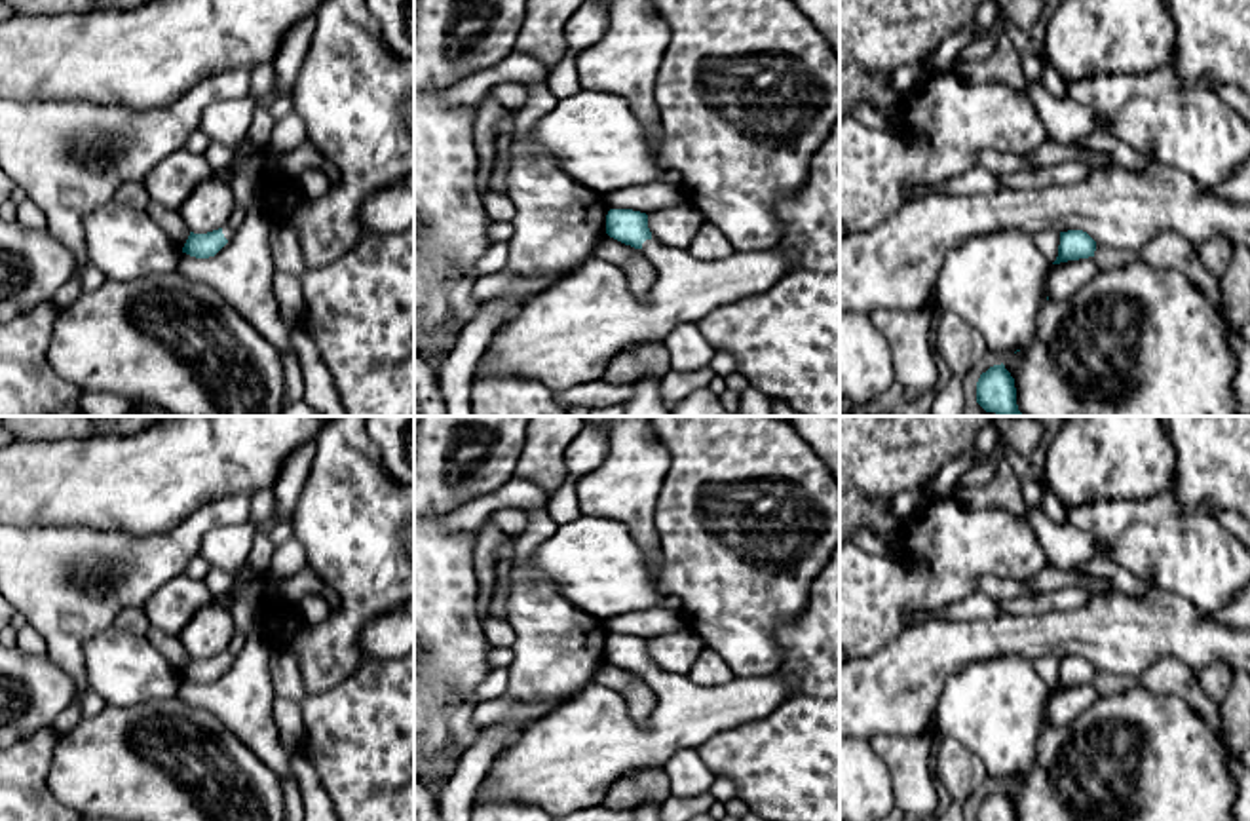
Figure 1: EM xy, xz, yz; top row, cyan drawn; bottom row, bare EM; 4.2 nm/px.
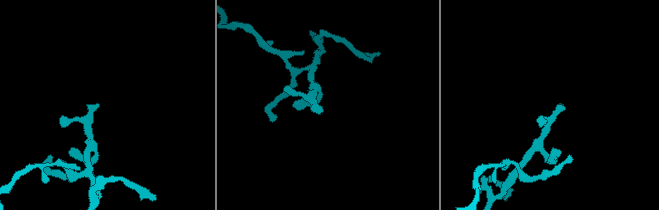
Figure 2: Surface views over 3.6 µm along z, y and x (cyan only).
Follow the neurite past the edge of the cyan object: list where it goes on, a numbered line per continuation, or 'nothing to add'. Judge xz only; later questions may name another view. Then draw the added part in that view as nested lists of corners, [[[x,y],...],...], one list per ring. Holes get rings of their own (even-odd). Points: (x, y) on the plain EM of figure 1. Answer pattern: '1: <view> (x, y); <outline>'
1: xz (567, 761); [[[655,663],[646,665],[642,677],[657,696],[657,707],[646,726],[631,718],[623,694],[589,682],[551,713],[521,728],[517,743],[492,762],[475,800],[534,804],[555,817],[602,806],[610,787],[627,773],[634,770],[657,773],[676,751],[697,749],[722,730],[764,718],[790,692],[777,673],[733,677],[728,684],[712,688],[693,684],[688,675],[669,675]]]

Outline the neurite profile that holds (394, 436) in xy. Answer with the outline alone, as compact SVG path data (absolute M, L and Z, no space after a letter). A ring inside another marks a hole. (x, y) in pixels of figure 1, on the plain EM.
M365 416L365 426L388 475L414 487L414 416Z

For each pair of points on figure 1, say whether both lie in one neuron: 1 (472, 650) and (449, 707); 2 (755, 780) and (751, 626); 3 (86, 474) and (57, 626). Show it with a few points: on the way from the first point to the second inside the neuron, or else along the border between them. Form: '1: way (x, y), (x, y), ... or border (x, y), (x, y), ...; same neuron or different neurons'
1: way (458, 664), (449, 673), (449, 694); same neuron
2: border (783, 628), (776, 635), (781, 664), (774, 671); different neurons
3: border (31, 525), (88, 525), (120, 533); different neurons

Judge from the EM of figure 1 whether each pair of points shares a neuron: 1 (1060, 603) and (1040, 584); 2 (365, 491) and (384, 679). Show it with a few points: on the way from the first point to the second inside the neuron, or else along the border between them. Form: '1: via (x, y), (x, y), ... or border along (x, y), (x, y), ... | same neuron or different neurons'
1: border along (1093, 591), (1062, 586), (1032, 593) | different neurons
2: border along (365, 660), (331, 688) | different neurons

